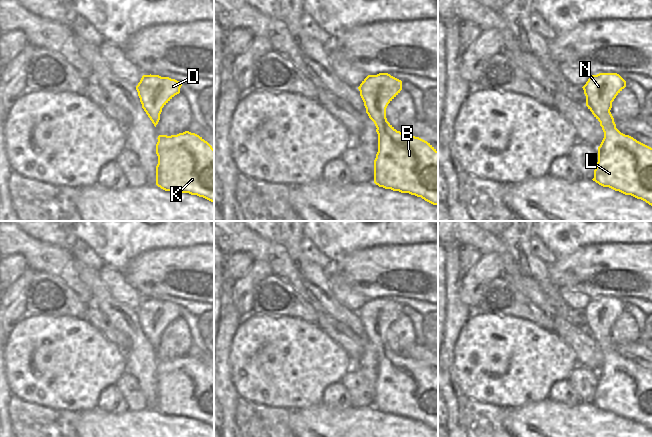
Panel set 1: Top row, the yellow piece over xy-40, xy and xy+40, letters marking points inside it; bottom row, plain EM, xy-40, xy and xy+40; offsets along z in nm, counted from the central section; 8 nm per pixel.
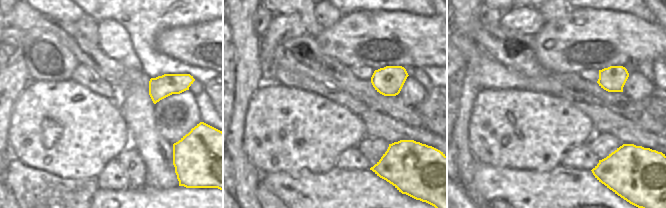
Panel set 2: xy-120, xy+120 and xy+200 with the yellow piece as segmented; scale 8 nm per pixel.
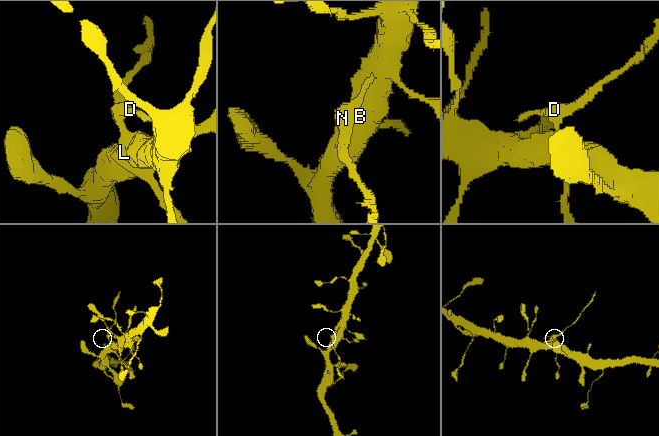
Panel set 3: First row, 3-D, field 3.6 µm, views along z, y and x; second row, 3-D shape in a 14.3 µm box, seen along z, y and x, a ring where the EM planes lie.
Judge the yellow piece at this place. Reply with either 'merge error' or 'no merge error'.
merge error

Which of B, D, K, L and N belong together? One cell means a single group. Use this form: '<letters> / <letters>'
B K L / D N

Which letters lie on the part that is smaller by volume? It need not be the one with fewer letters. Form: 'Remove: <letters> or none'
Remove: D, N

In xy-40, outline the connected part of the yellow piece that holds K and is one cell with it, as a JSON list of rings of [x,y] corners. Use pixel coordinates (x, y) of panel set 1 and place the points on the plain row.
[[[189,355],[171,360],[159,359],[157,363],[156,409],[165,415],[189,417],[214,427],[214,373],[212,370],[199,359]]]

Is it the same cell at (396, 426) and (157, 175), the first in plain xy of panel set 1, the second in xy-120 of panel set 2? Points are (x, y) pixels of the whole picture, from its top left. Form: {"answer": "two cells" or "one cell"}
{"answer": "two cells"}

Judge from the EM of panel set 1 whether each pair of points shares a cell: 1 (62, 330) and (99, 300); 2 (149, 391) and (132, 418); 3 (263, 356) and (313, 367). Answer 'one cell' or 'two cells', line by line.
1: two cells
2: two cells
3: one cell

